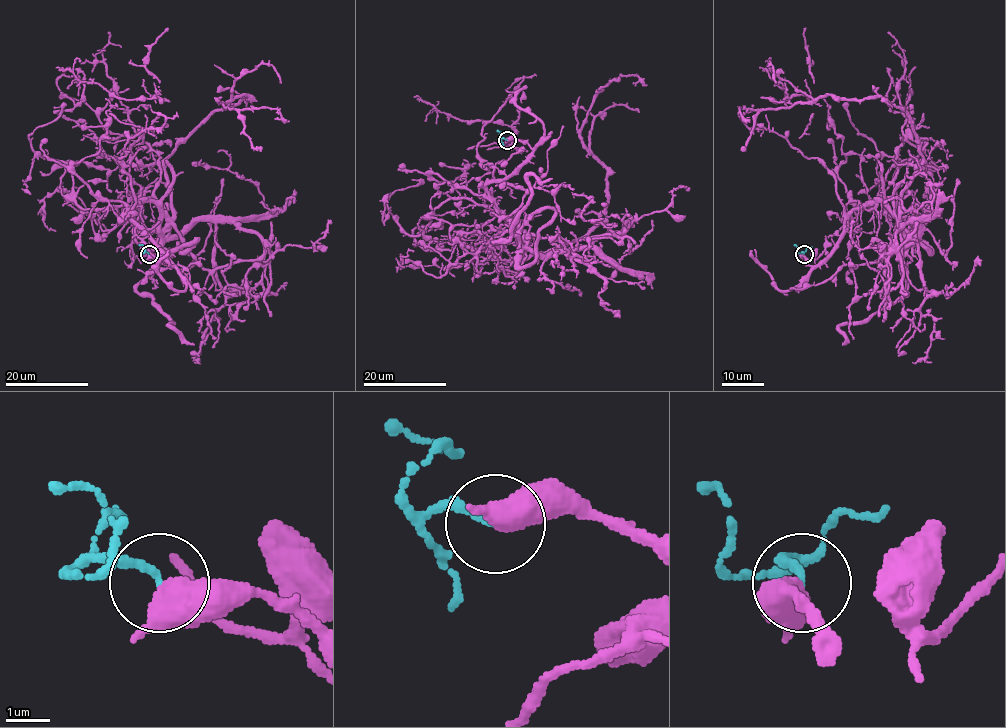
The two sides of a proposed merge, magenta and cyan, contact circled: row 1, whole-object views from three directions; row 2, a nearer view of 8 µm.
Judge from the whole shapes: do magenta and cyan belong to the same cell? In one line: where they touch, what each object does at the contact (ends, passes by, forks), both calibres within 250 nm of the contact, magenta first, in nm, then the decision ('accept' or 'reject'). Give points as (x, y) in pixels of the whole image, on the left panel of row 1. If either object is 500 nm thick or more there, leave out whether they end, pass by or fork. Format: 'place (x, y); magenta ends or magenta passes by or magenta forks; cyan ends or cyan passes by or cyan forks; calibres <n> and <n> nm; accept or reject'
place (149, 254); magenta passes by; cyan ends; calibres 440 and 170 nm; accept

